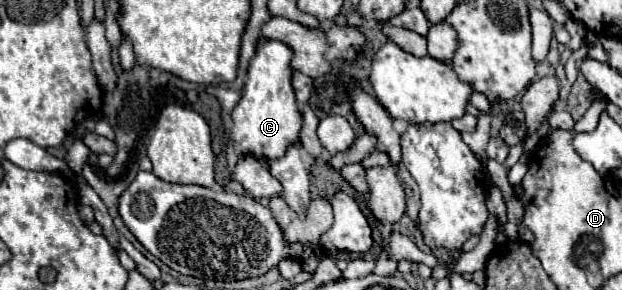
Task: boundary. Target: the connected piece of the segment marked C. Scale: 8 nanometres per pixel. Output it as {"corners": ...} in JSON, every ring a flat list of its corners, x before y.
{"corners":[[260,39,254,59,248,67,248,81,242,91,242,99,232,111,232,139,238,155,254,155,258,159,282,157,284,149,298,141,302,127,302,115,296,105,292,87,292,49,276,39]]}

